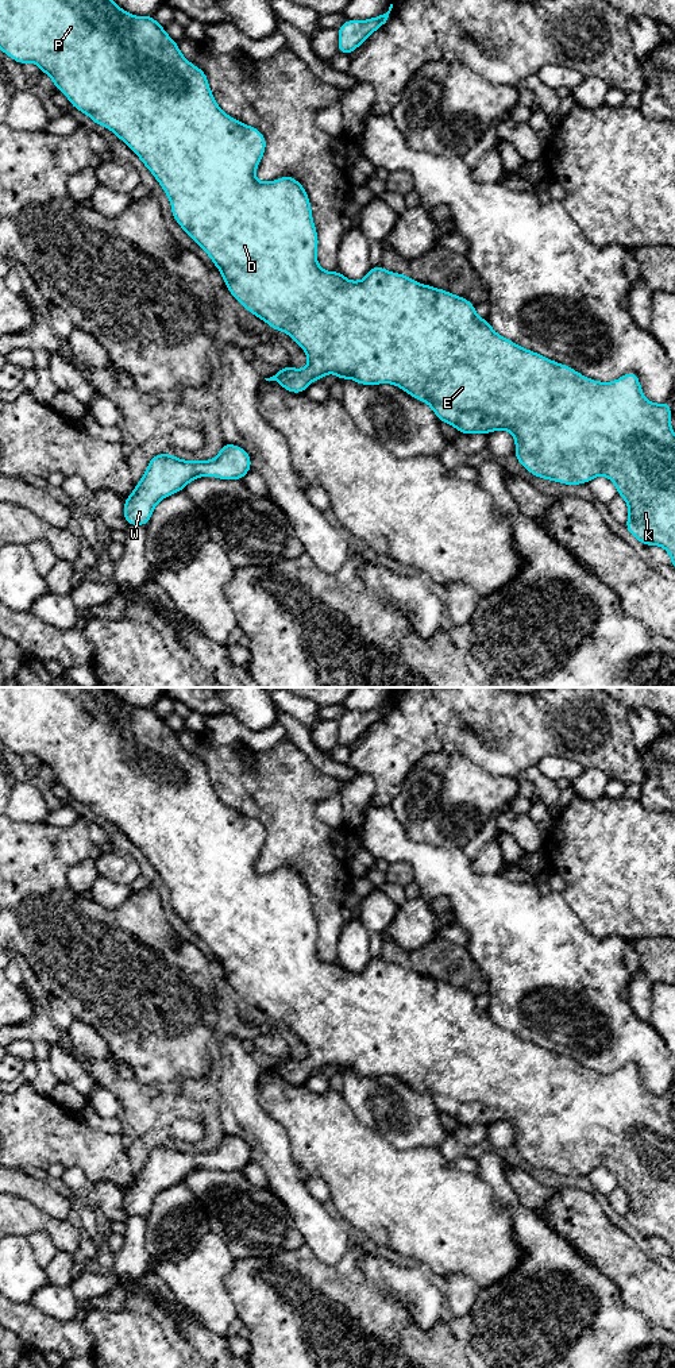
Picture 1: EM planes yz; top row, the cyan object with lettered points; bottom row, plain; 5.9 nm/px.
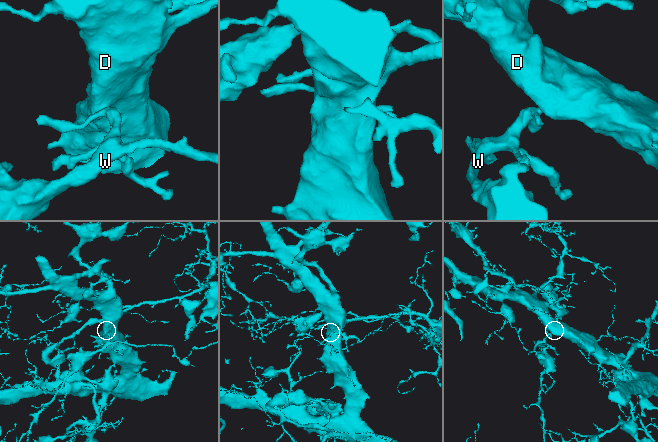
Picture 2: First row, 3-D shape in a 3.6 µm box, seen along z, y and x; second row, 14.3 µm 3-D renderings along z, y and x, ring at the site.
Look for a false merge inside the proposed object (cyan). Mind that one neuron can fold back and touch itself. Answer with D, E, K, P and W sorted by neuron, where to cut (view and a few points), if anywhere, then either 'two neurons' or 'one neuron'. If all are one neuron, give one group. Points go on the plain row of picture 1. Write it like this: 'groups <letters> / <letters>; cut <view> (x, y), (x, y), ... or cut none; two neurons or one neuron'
groups D E K P W; cut none; one neuron

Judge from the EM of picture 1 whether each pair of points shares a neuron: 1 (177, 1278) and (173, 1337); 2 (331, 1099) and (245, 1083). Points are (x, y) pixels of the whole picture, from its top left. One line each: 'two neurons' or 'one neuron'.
1: two neurons
2: two neurons

